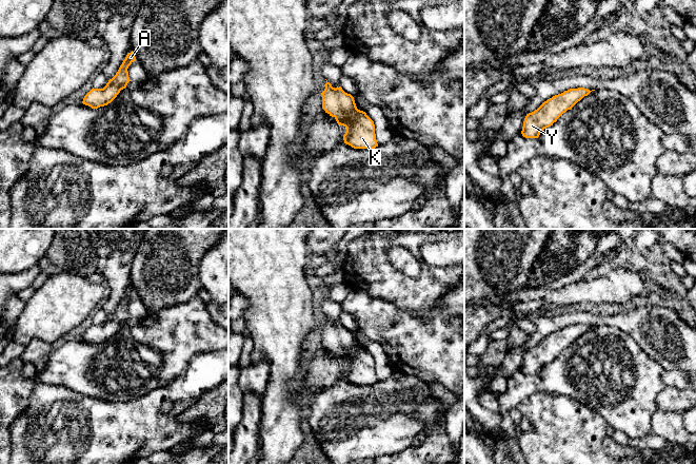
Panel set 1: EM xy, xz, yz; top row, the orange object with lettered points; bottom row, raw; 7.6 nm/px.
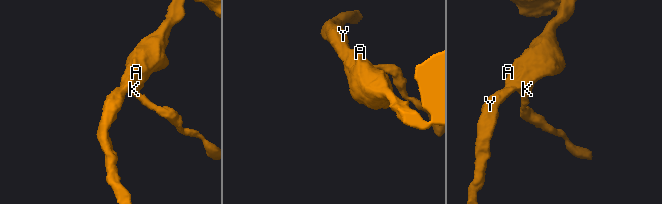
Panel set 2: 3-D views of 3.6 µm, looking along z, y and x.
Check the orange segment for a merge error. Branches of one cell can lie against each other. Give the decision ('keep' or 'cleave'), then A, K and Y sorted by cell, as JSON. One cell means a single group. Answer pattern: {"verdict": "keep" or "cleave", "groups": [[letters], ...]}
{"verdict": "keep", "groups": [["A", "K", "Y"]]}

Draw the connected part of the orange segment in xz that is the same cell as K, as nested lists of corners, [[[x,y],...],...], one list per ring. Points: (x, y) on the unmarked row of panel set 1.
[[[326,316],[322,331],[322,345],[334,353],[338,361],[346,364],[344,380],[354,385],[378,383],[374,357],[365,348],[357,345],[354,333],[341,323],[333,324]]]

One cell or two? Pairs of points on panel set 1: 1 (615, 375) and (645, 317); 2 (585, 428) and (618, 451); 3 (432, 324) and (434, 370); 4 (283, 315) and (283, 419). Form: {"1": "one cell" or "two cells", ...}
{"1": "two cells", "2": "two cells", "3": "one cell", "4": "one cell"}

